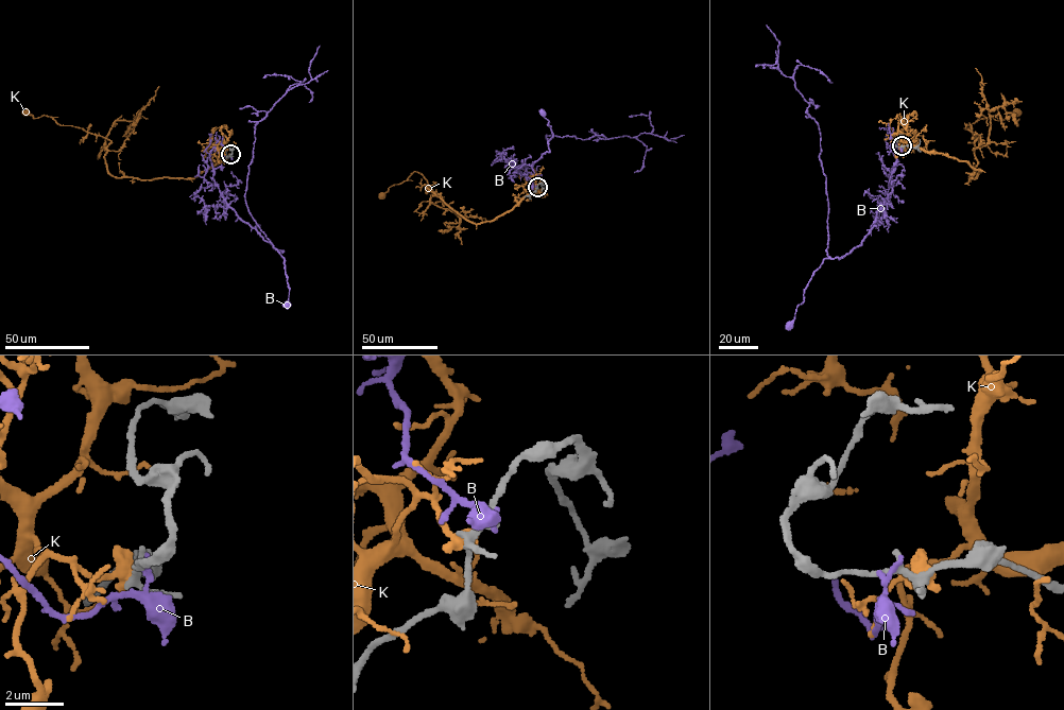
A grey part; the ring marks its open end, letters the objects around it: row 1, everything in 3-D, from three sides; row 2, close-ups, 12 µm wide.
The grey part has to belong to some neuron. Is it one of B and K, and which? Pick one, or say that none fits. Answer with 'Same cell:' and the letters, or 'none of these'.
Same cell: B

